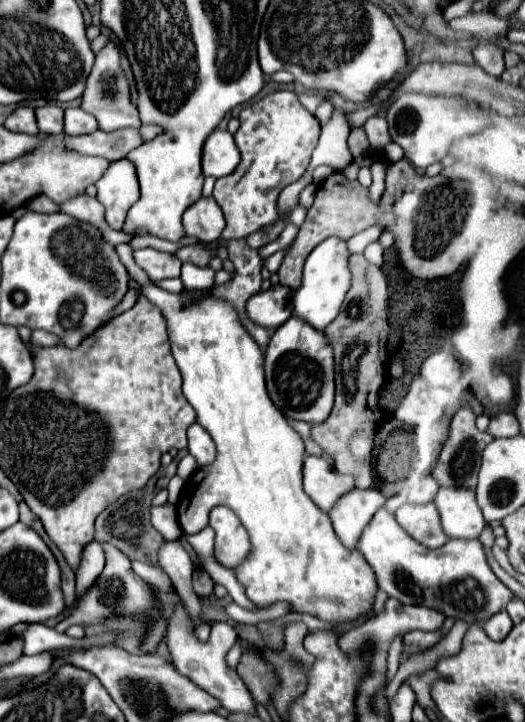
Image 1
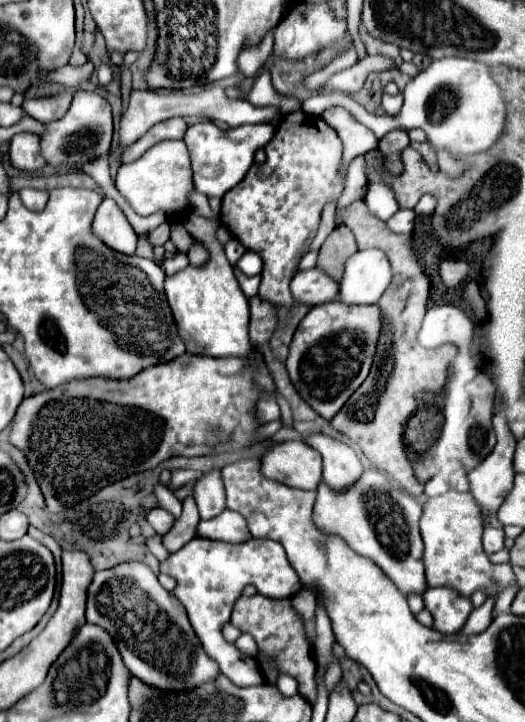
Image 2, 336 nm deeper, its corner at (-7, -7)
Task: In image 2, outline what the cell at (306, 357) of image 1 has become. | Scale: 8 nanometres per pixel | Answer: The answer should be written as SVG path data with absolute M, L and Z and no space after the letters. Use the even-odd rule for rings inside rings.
M339 301L313 307L299 323L289 345L287 373L301 399L323 419L331 421L343 403L365 381L377 335L381 331L381 313L375 305L357 307Z

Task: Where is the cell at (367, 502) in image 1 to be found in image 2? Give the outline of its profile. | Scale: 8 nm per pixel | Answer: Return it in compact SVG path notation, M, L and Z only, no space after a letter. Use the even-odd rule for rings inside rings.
M321 433L311 435L307 443L323 457L323 481L327 487L345 493L361 479L363 465L349 445Z

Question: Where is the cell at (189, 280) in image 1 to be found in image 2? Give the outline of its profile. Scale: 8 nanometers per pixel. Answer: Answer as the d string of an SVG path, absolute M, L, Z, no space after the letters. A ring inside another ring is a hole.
M195 245L195 247L187 253L187 257L189 257L189 265L193 265L193 267L203 267L203 265L209 261L209 251L203 249L201 245Z

